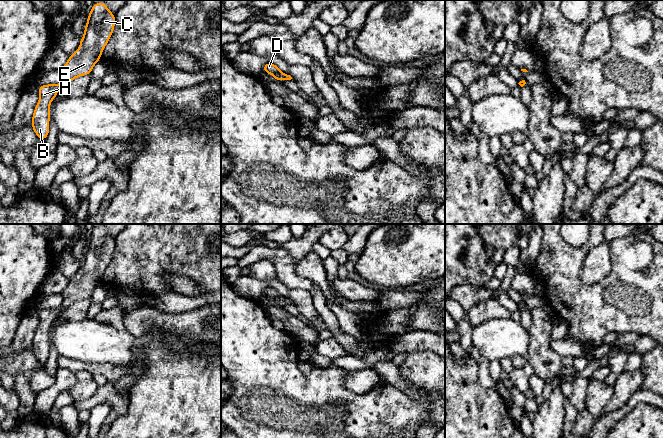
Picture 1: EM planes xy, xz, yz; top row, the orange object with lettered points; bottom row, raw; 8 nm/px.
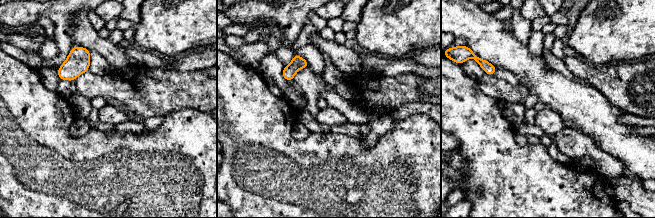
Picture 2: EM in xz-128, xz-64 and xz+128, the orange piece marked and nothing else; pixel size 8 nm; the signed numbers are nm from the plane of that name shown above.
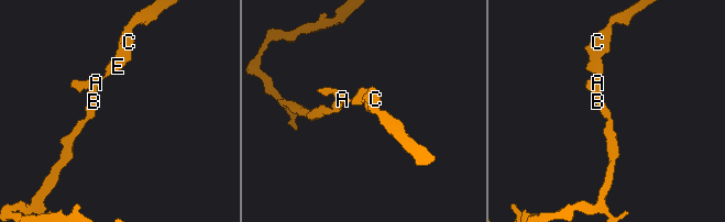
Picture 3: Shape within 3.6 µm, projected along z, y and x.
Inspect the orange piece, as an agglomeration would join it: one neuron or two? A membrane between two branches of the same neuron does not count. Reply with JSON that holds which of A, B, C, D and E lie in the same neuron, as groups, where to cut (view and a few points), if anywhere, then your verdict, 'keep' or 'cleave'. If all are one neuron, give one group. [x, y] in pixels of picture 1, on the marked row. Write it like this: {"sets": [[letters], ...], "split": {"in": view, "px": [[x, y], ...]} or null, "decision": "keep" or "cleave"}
{"sets": [["A", "B", "C", "D", "E"]], "split": null, "decision": "keep"}

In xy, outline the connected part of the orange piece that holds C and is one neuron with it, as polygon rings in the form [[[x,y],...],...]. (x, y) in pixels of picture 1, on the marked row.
[[[104,2],[94,4],[88,16],[85,34],[80,40],[80,48],[69,56],[69,60],[62,68],[64,76],[61,83],[38,87],[40,103],[34,110],[32,128],[39,139],[45,140],[49,133],[49,103],[62,86],[76,77],[91,73],[112,35],[115,22],[114,14],[107,9]]]

